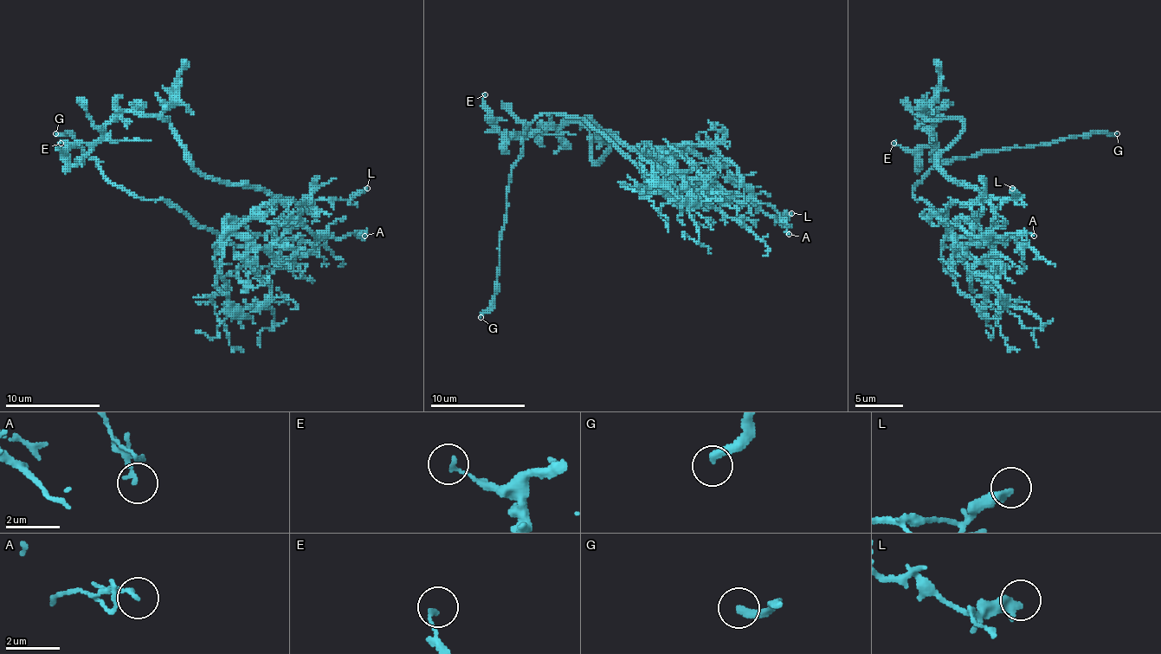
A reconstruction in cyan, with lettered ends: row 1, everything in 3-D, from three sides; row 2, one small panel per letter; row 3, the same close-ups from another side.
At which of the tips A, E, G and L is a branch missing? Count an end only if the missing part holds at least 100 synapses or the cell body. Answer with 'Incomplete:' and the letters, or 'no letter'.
Incomplete: G

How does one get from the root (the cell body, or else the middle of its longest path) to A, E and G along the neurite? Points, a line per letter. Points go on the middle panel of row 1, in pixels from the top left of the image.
A: (670, 189), (673, 182), (651, 156), (686, 144), (713, 146), (737, 168), (751, 197), (779, 215), (789, 234)
E: (670, 189), (670, 179), (699, 184), (618, 139), (594, 163), (590, 132), (577, 122), (502, 132), (485, 94)
G: (670, 189), (659, 191), (611, 141), (580, 118), (542, 113), (528, 127), (511, 170), (497, 291), (480, 317)

